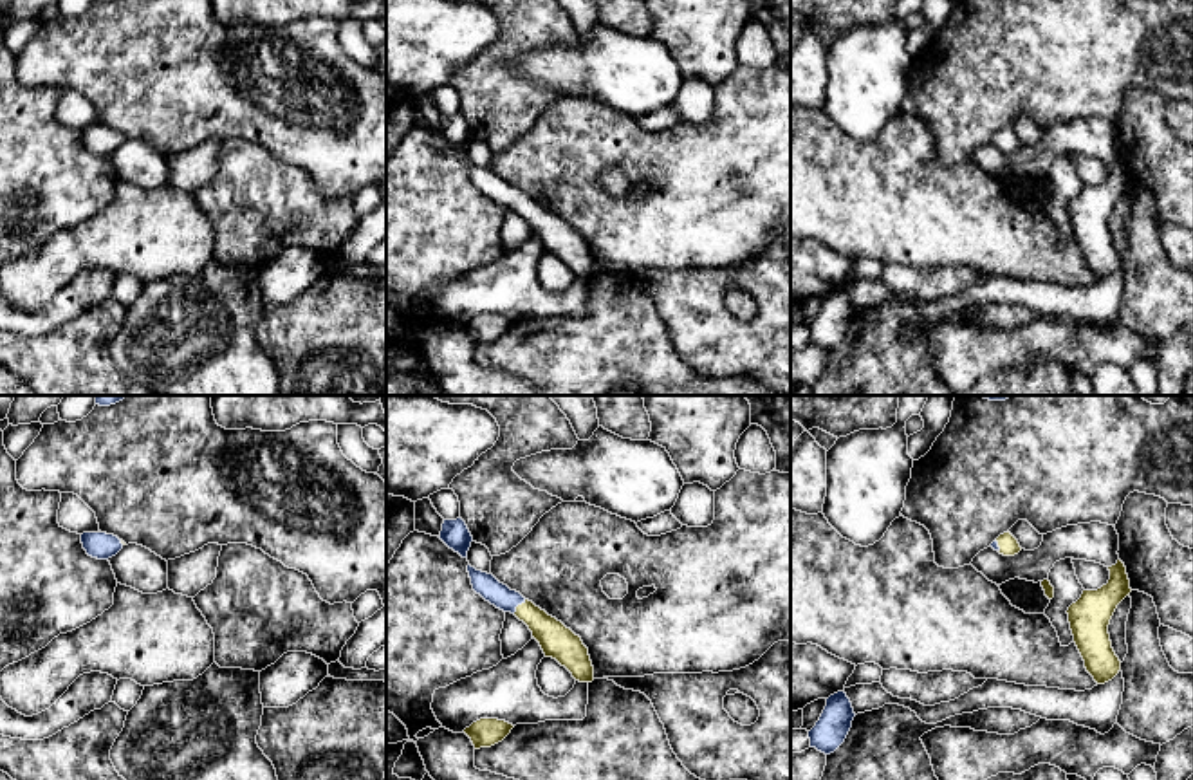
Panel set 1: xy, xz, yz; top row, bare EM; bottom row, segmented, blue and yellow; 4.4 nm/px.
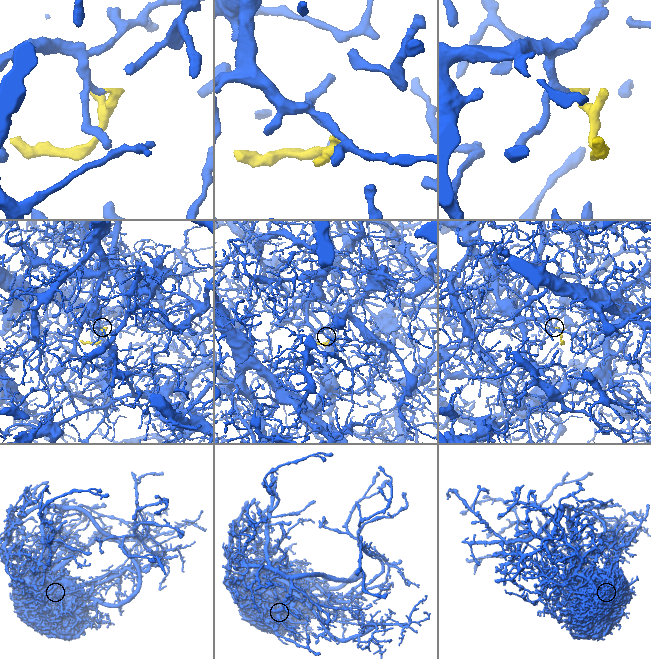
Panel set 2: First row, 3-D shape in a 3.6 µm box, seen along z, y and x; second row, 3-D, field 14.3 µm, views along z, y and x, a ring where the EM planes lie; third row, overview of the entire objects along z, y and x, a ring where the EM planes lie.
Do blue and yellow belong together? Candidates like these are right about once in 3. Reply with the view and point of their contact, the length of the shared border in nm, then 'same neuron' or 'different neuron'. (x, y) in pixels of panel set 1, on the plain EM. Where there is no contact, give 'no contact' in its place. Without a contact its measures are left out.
xz (518, 199) | 90 nm | same neuron

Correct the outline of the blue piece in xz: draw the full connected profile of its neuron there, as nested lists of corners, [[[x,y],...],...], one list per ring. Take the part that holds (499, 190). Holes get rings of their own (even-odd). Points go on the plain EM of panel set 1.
[[[467,161],[467,168],[476,190],[496,204],[514,209],[529,222],[545,253],[556,255],[579,278],[594,276],[594,262],[588,244],[583,240],[579,231],[532,197],[525,195],[520,188],[500,179],[493,170],[476,166],[471,161]]]

